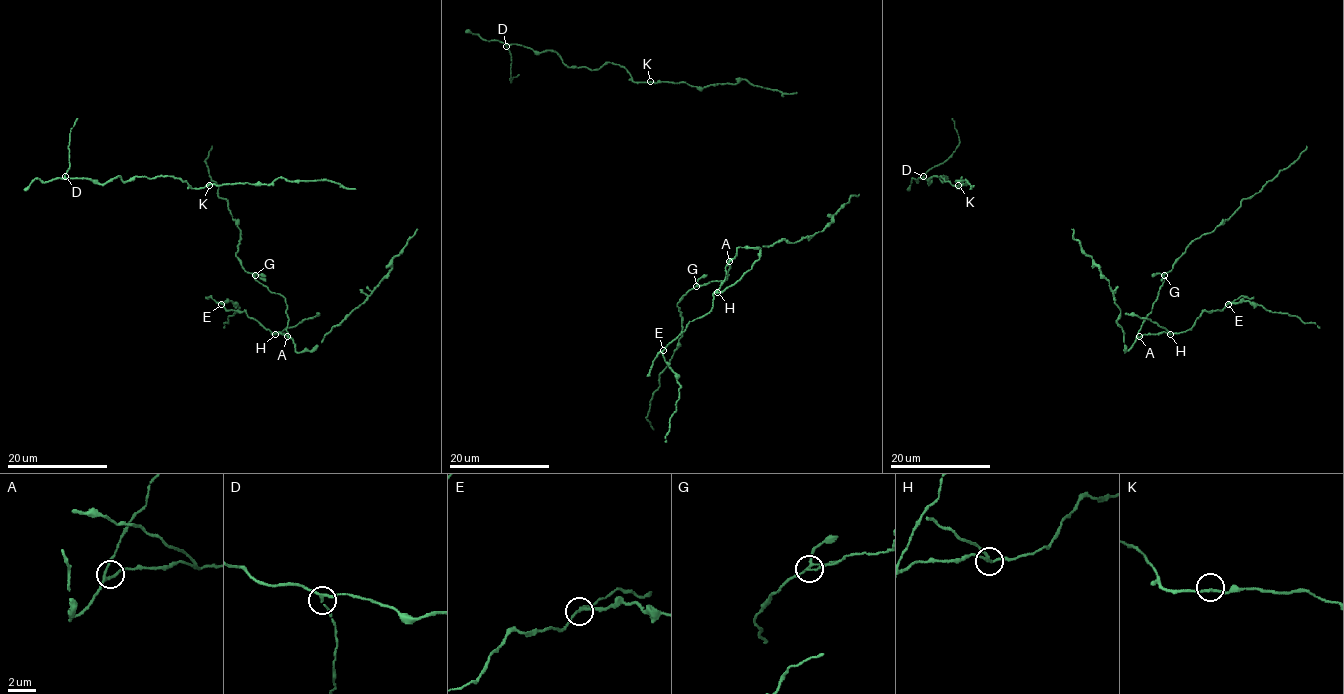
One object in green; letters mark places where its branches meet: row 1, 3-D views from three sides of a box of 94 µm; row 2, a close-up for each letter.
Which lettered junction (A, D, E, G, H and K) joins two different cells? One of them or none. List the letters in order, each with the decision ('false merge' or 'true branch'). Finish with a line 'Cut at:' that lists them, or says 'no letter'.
A: true branch
D: true branch
E: true branch
G: true branch
H: false merge
K: true branch
Cut at: H

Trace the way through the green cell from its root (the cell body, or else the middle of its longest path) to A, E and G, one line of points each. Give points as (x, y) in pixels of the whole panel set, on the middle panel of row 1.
A: (859, 194), (852, 196), (822, 231), (794, 242), (782, 240), (769, 246), (739, 246), (729, 261)
E: (859, 194), (814, 235), (769, 246), (739, 246), (713, 295), (713, 307), (663, 350)
G: (859, 194), (822, 231), (794, 242), (739, 246), (728, 262), (726, 279), (696, 286)

